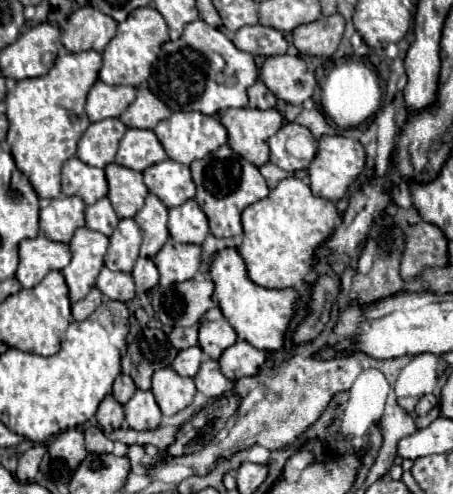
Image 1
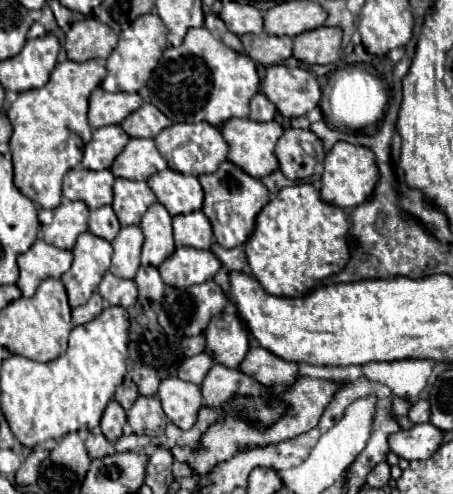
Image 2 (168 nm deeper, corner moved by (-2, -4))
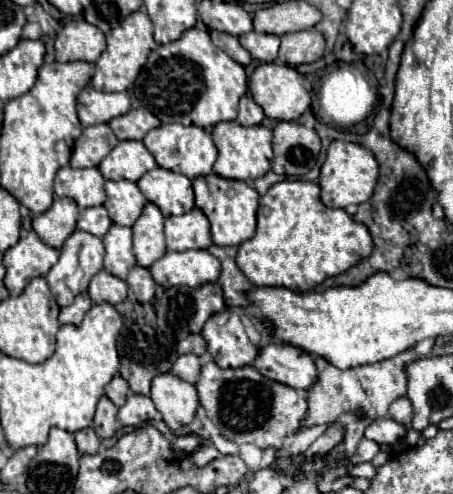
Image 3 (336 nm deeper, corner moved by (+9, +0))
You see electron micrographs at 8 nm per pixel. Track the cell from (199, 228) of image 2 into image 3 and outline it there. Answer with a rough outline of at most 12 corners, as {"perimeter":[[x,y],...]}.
{"perimeter":[[197,208],[167,216],[167,250],[211,246],[209,220]]}

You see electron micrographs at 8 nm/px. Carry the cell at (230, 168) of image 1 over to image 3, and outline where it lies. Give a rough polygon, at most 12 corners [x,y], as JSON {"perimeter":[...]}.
{"perimeter":[[217,174],[193,180],[217,246],[255,234],[259,194]]}

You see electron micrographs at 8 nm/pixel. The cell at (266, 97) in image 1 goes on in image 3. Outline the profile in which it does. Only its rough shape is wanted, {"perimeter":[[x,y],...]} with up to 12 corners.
{"perimeter":[[241,96],[237,122],[261,124],[261,106],[251,96]]}

